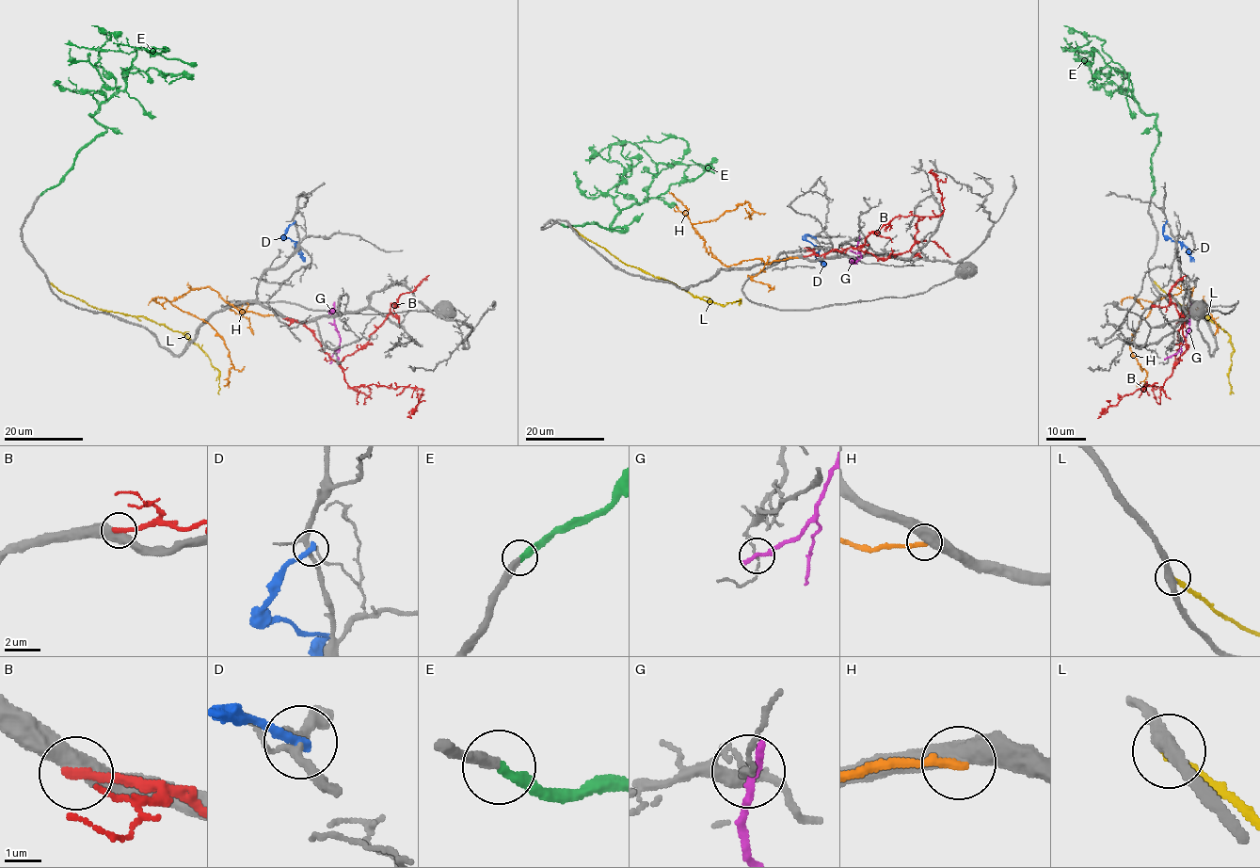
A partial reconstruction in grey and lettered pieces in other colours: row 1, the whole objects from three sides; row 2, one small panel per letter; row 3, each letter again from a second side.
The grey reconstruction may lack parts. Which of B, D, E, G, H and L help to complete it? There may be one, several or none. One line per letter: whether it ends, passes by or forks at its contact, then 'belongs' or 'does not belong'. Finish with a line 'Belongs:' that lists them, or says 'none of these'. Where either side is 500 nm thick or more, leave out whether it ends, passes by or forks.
B: does not belong
D: it ends | does not belong
E: it ends | belongs
G: it ends | does not belong
H: does not belong
L: it ends | does not belong
Belongs: E

